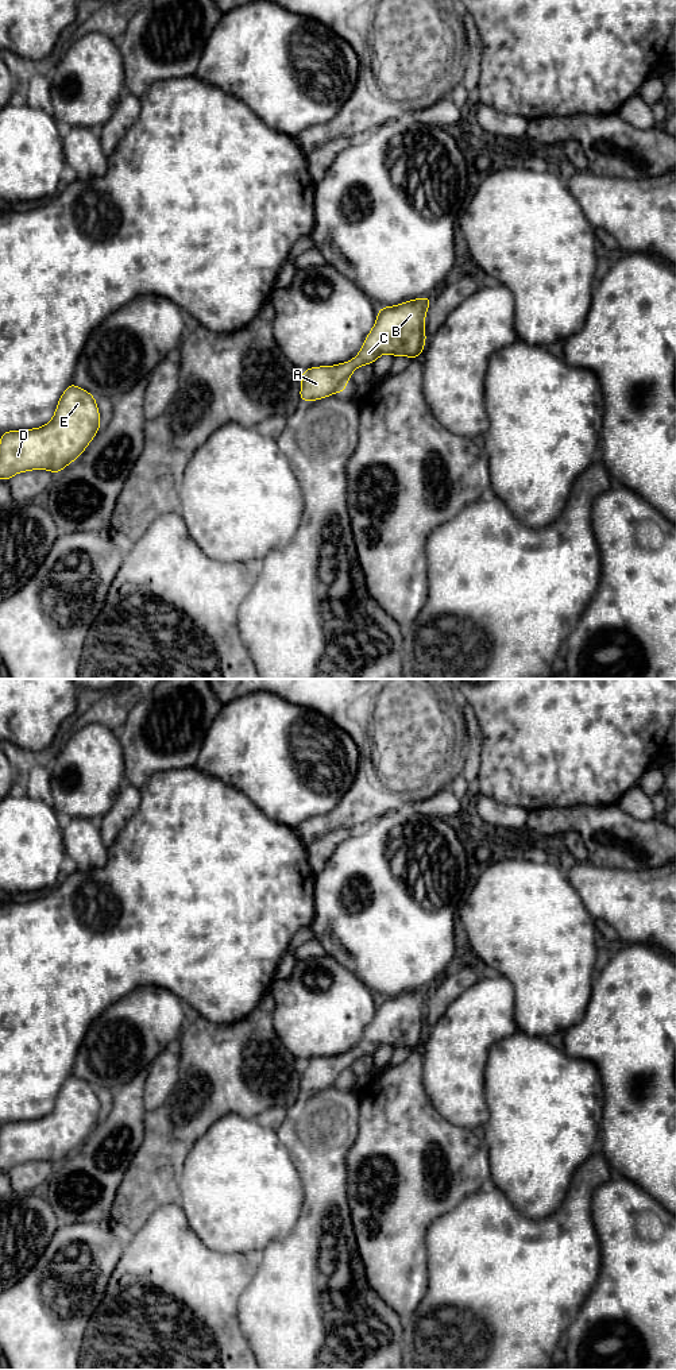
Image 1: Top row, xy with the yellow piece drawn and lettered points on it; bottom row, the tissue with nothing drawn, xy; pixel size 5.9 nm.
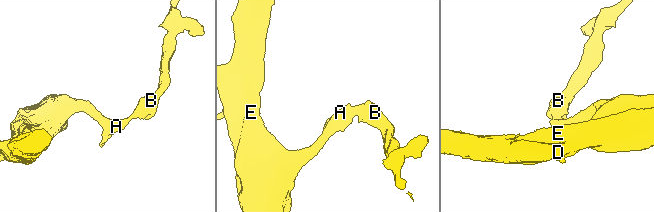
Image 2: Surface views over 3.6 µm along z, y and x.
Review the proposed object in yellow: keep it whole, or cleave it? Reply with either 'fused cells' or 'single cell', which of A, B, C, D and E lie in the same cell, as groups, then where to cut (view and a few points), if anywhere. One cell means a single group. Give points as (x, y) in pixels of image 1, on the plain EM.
single cell; groups A B C D E; cut none

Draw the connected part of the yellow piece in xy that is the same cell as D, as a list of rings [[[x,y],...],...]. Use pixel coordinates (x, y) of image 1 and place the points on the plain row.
[[[69,1076],[49,1115],[1,1124],[0,1172],[31,1161],[49,1161],[57,1166],[93,1131],[101,1119],[98,1109],[96,1089],[77,1076]]]

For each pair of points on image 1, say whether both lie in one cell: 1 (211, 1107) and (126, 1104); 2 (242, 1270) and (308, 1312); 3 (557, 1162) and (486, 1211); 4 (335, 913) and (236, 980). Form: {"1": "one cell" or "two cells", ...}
{"1": "two cells", "2": "two cells", "3": "two cells", "4": "two cells"}

